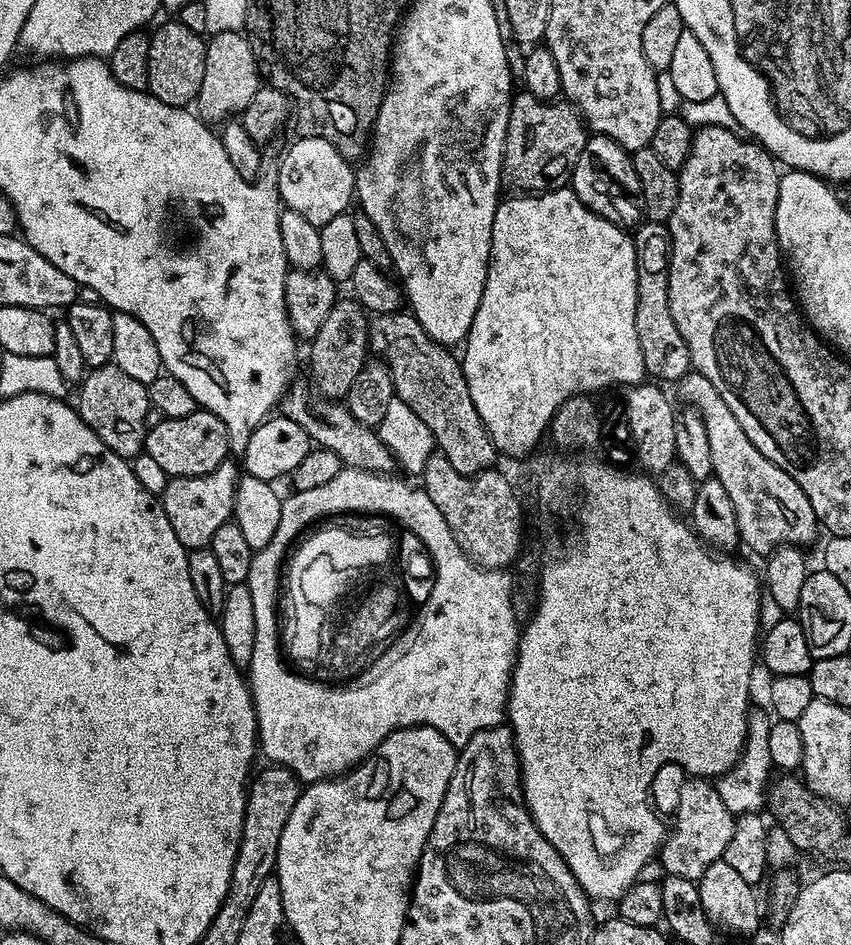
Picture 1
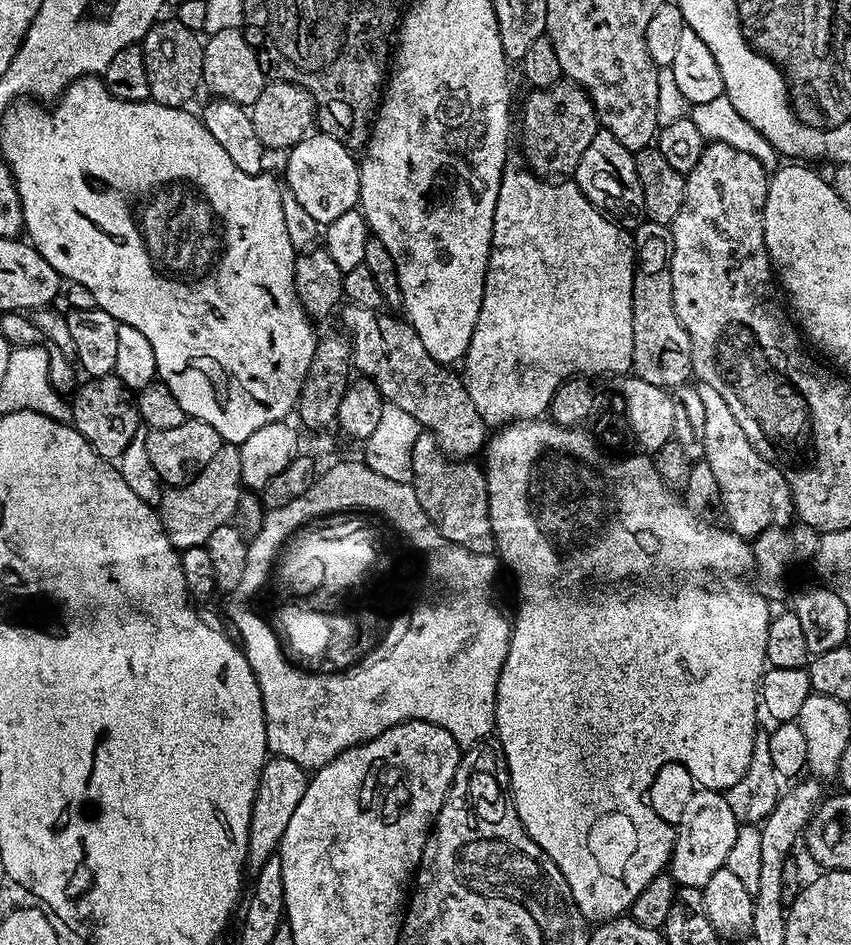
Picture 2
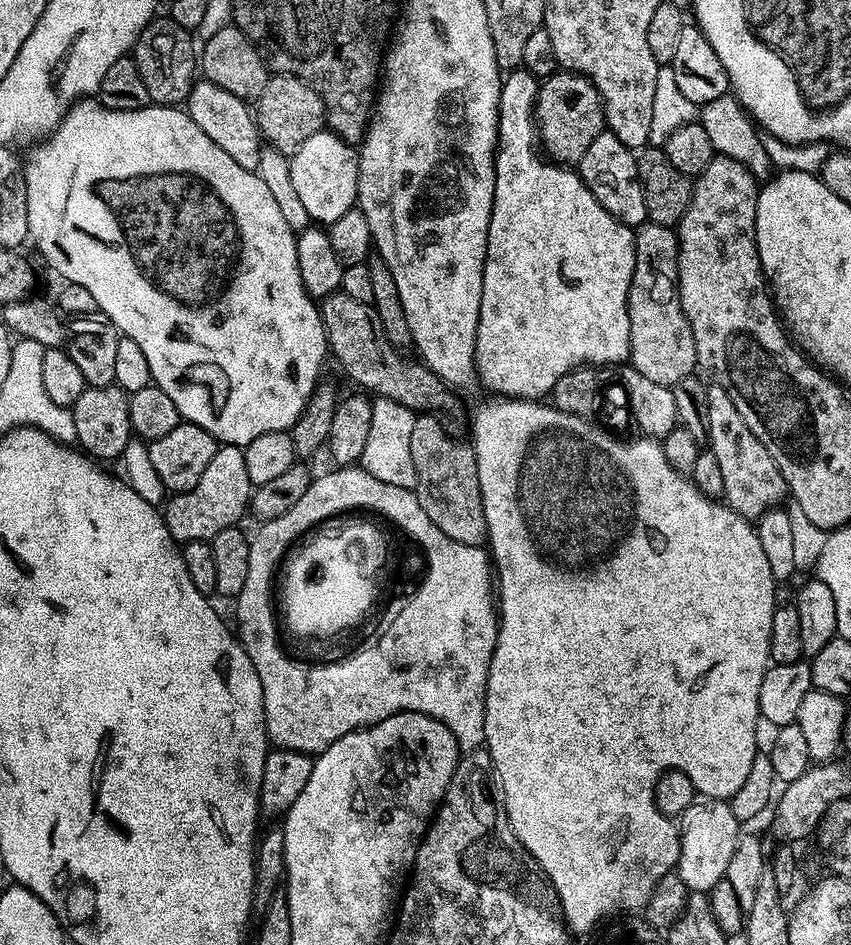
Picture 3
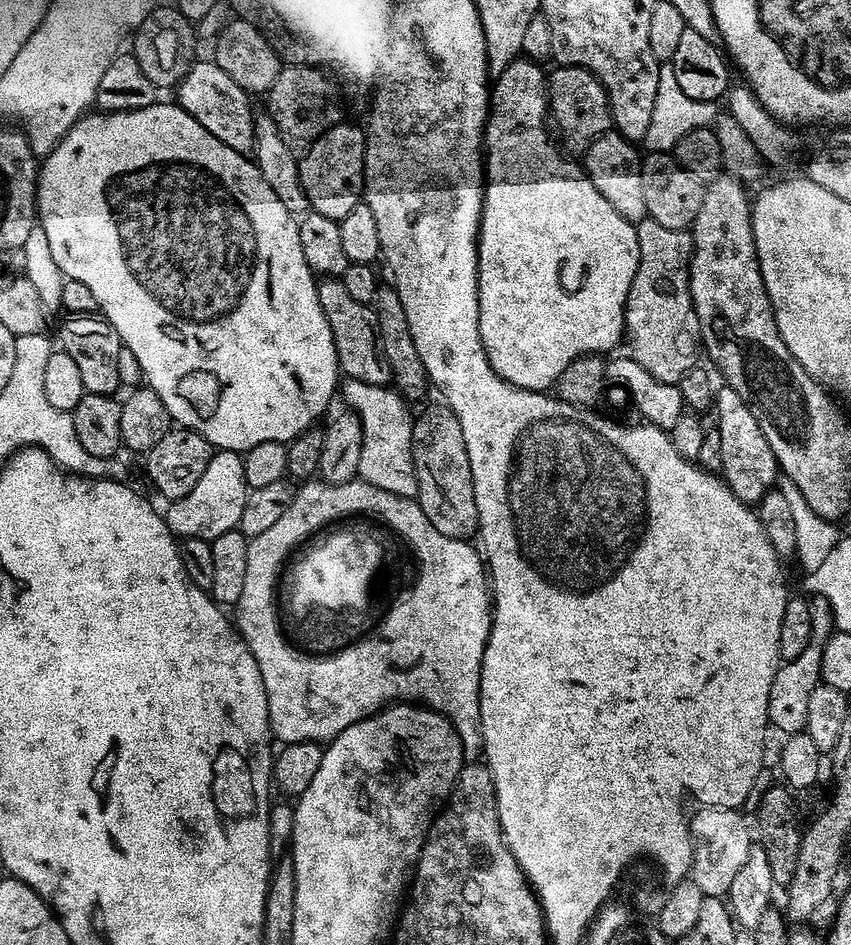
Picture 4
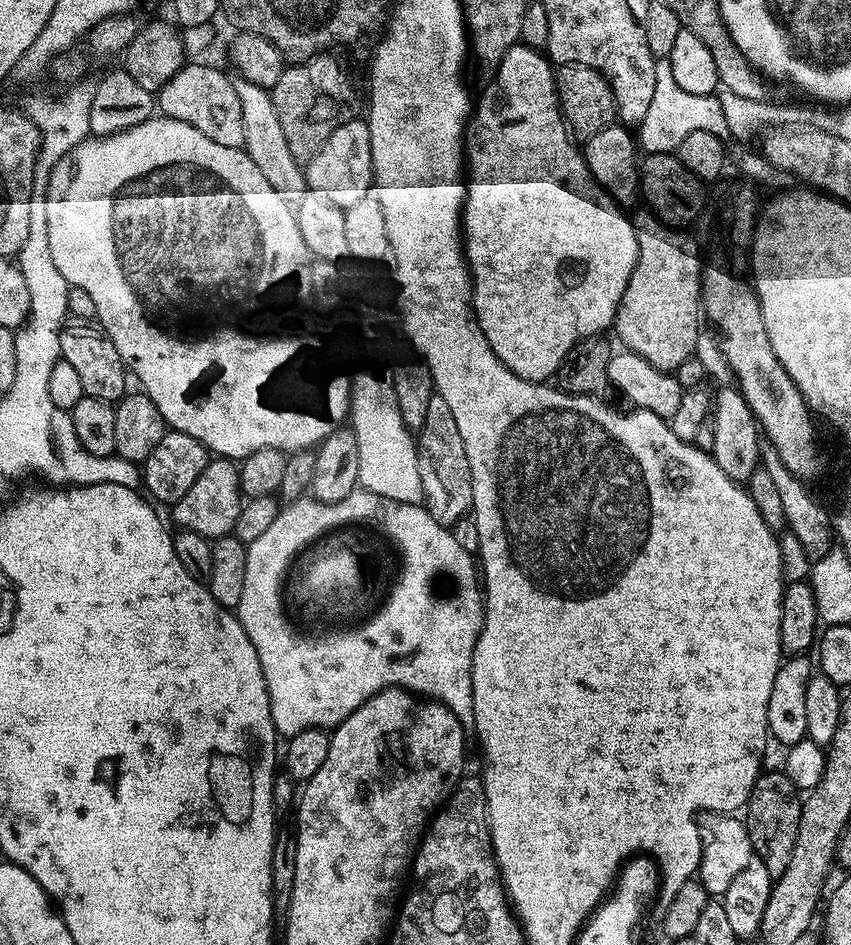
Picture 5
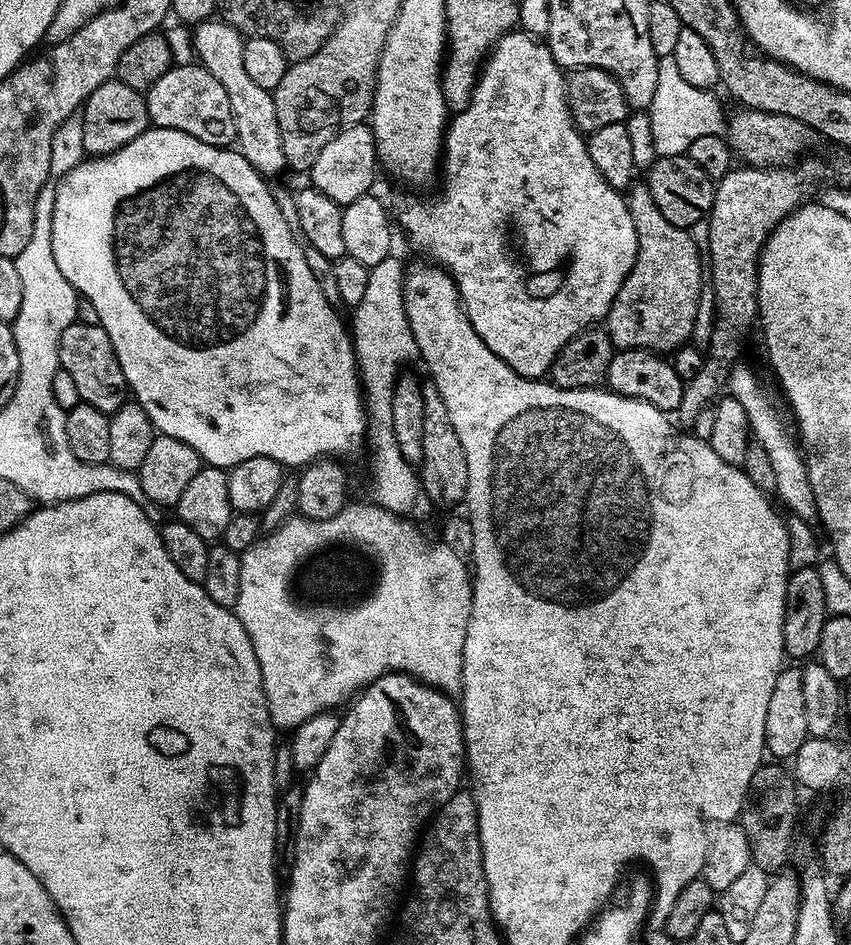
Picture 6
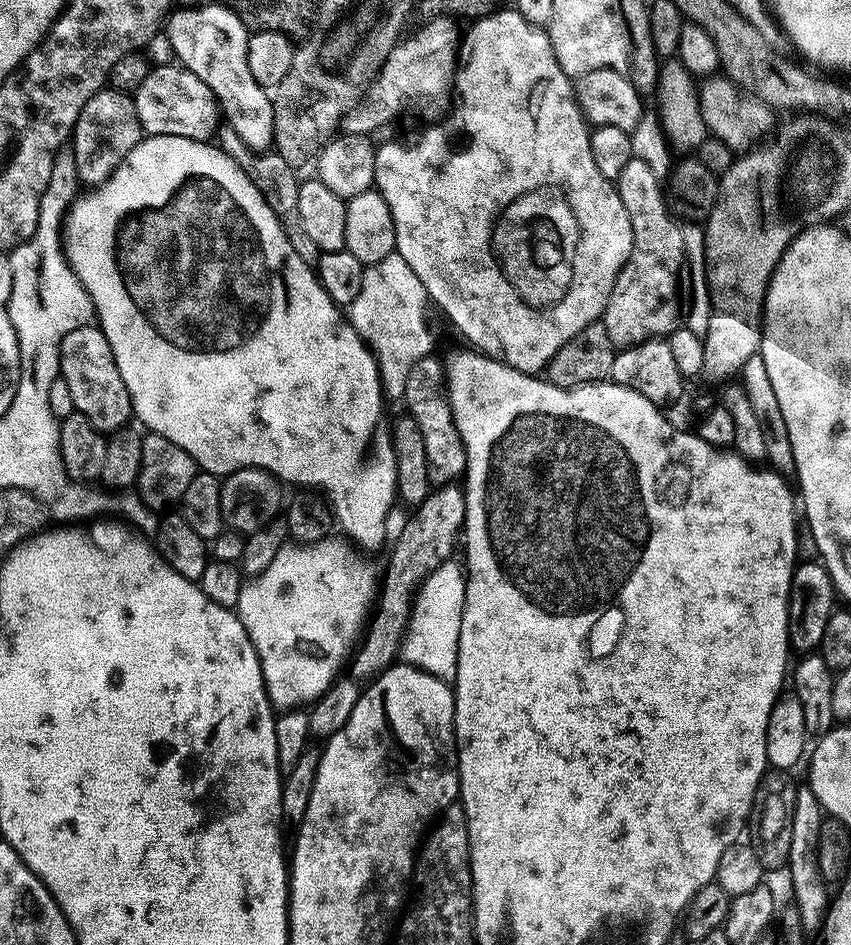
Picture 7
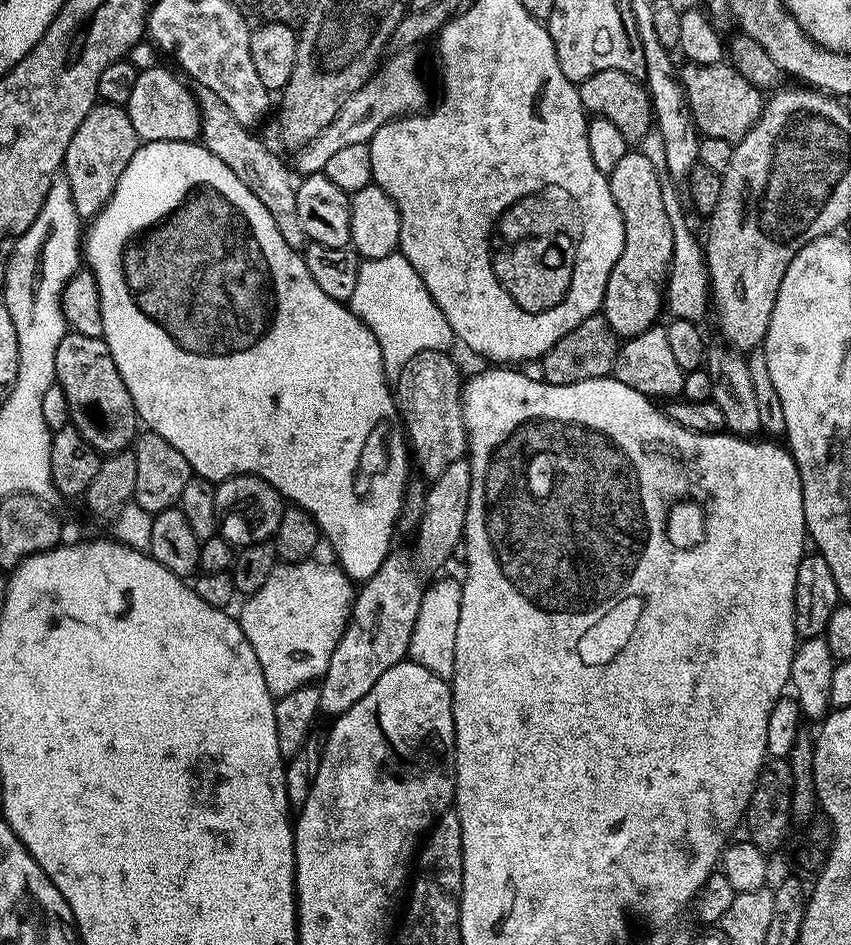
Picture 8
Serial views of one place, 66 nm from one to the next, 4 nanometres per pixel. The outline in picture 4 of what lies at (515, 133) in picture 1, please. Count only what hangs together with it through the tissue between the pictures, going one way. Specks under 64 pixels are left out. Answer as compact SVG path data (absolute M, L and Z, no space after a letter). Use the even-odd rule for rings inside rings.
M556 66L553 69L542 80L542 120L550 133L551 143L569 161L576 162L586 146L590 146L590 142L594 142L594 138L598 138L598 134L602 134L609 127L608 103L598 82L586 70L567 66Z

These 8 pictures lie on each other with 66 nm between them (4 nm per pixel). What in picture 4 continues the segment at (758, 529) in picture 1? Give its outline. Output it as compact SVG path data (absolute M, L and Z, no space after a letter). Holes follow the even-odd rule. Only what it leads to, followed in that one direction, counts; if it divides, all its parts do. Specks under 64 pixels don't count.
M713 383L708 389L706 416L709 421L715 423L718 430L722 454L720 472L724 483L742 503L755 505L778 479L774 450L770 450L770 442L766 442L766 434L762 434L762 426L758 426L758 418L744 414L738 398L734 398L734 394L726 390L726 386L718 383Z

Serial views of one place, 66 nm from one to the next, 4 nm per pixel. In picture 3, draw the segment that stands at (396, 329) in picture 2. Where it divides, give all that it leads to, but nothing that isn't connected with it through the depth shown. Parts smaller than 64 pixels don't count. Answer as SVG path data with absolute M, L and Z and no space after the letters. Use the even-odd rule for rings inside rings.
M341 290L325 297L320 309L329 351L349 378L360 385L357 387L413 410L440 410L436 408L444 408L451 402L453 393L444 381L437 378L422 362L407 360L404 357L407 355L385 338L381 319L371 304L360 303Z

